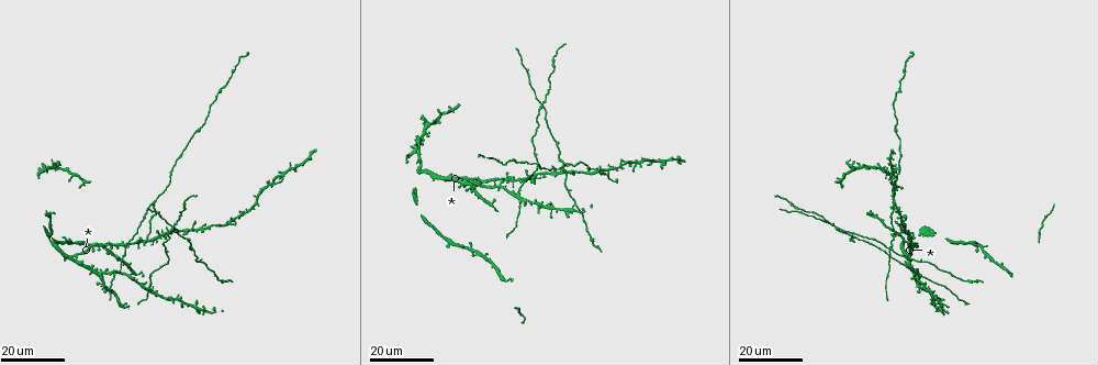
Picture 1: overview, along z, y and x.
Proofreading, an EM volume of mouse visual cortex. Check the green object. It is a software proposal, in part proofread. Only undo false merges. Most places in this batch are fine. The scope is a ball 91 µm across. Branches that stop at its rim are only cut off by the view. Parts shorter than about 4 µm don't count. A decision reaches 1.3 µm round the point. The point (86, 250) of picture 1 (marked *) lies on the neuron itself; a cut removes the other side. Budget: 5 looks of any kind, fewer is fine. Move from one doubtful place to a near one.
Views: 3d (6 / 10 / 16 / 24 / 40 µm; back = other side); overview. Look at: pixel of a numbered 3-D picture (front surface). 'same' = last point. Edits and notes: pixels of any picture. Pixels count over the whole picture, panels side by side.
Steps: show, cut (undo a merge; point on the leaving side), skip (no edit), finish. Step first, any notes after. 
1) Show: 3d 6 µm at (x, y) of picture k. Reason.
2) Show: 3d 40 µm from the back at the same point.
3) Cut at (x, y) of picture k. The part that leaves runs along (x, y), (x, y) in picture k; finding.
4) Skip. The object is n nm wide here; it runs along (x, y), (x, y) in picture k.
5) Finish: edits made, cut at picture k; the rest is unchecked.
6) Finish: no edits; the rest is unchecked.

Show: 3d 24 µm at (100, 274) of picture 1.

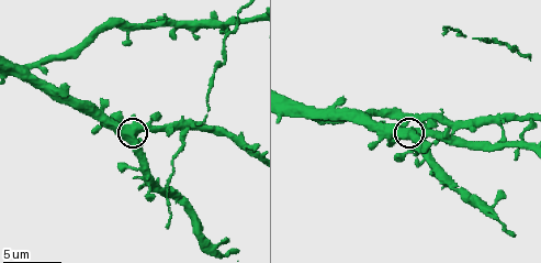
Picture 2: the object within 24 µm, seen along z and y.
Show: 3d 10 µm at (135, 136) of picture 2.

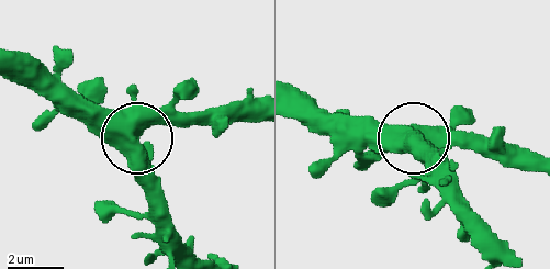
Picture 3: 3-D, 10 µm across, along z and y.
Skip. The object is 610 nm wide here; continuous, no second neuron.

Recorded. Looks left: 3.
Show: 3d 24 µm at (508, 178) of picture 1. Looks like a crossing.

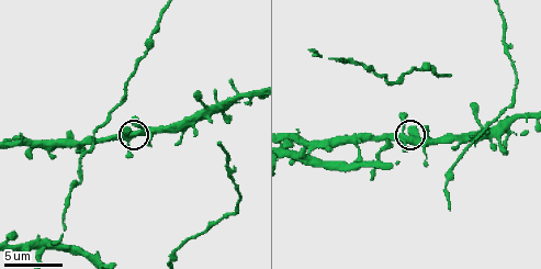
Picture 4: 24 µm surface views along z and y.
Show: 3d 10 µm at (404, 134) of picture 4.

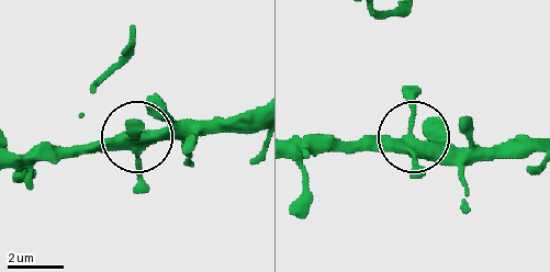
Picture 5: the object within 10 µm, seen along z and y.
Skip. It runs along (22, 158), (114, 150), (178, 129), (225, 129) in picture 5; all the same neuron.

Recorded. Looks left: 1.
Show: 3d 6 µm at (447, 196) of picture 4. A fork.

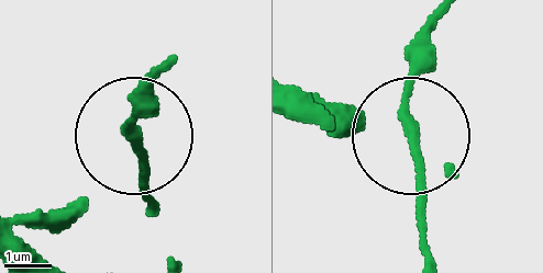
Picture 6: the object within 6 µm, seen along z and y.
Skip. It runs along (19, 224), (77, 212), (136, 141), (148, 208) in picture 6; continuous, no second neuron.

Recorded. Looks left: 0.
Finish: no edits; the rest is unchecked.

